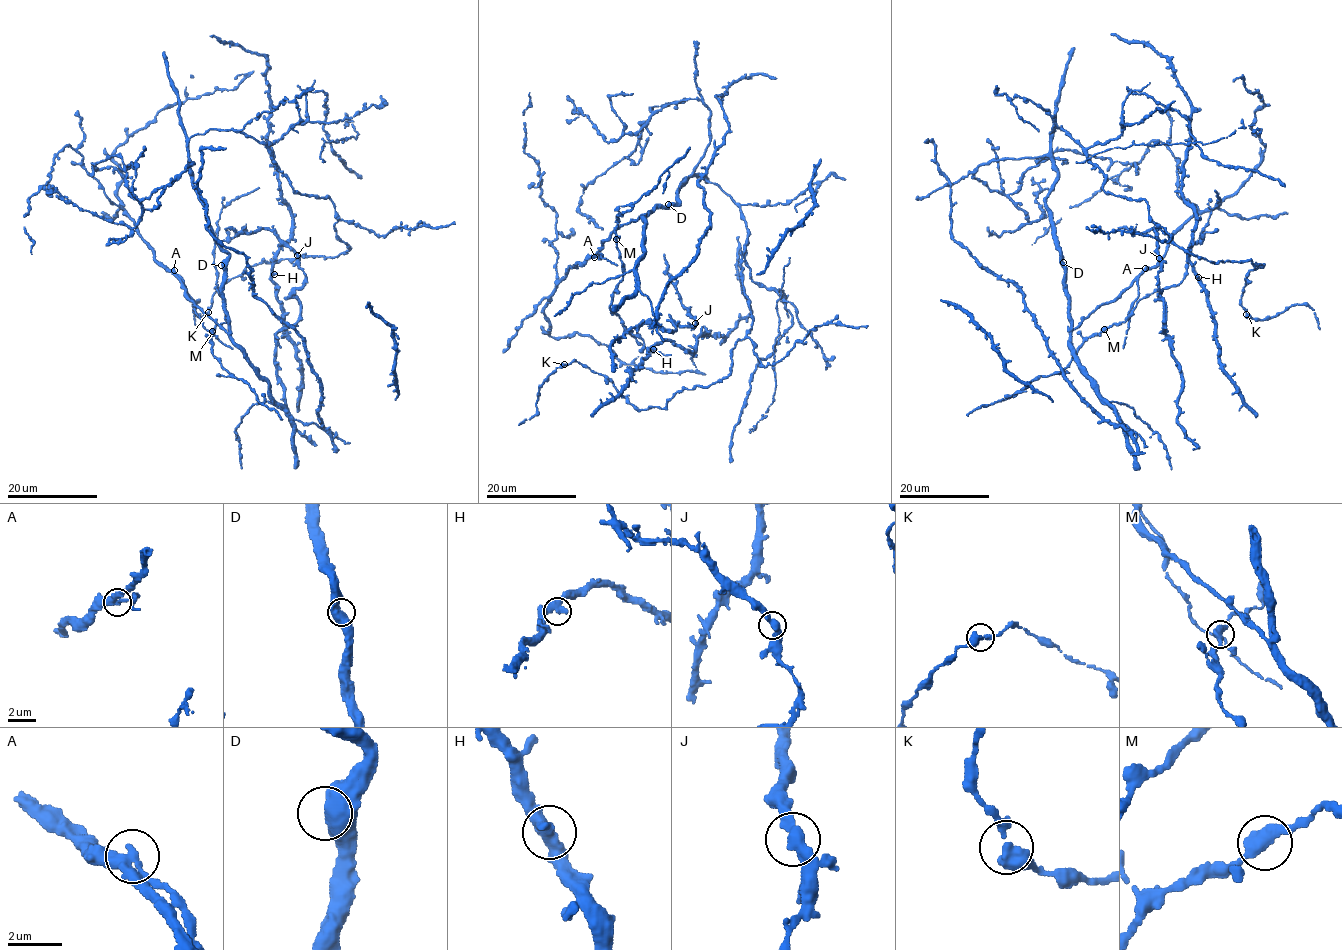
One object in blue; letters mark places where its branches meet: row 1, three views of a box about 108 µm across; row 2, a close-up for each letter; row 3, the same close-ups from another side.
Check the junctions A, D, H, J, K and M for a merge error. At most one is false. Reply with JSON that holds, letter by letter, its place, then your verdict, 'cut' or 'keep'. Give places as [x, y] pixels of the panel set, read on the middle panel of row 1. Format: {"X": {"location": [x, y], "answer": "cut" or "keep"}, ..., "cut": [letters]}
{"A": {"location": [594, 257], "answer": "cut"}, "D": {"location": [668, 204], "answer": "keep"}, "H": {"location": [653, 349], "answer": "keep"}, "J": {"location": [695, 323], "answer": "keep"}, "K": {"location": [564, 364], "answer": "keep"}, "M": {"location": [616, 239], "answer": "keep"}, "cut": ["A"]}

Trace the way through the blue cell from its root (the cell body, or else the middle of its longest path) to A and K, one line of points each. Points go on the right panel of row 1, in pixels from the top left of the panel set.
A: (1062, 262), (1072, 330), (1092, 311), (1117, 297), (1145, 269)
K: (1062, 262), (1045, 200), (1054, 126), (1178, 247), (1263, 264), (1247, 314)

